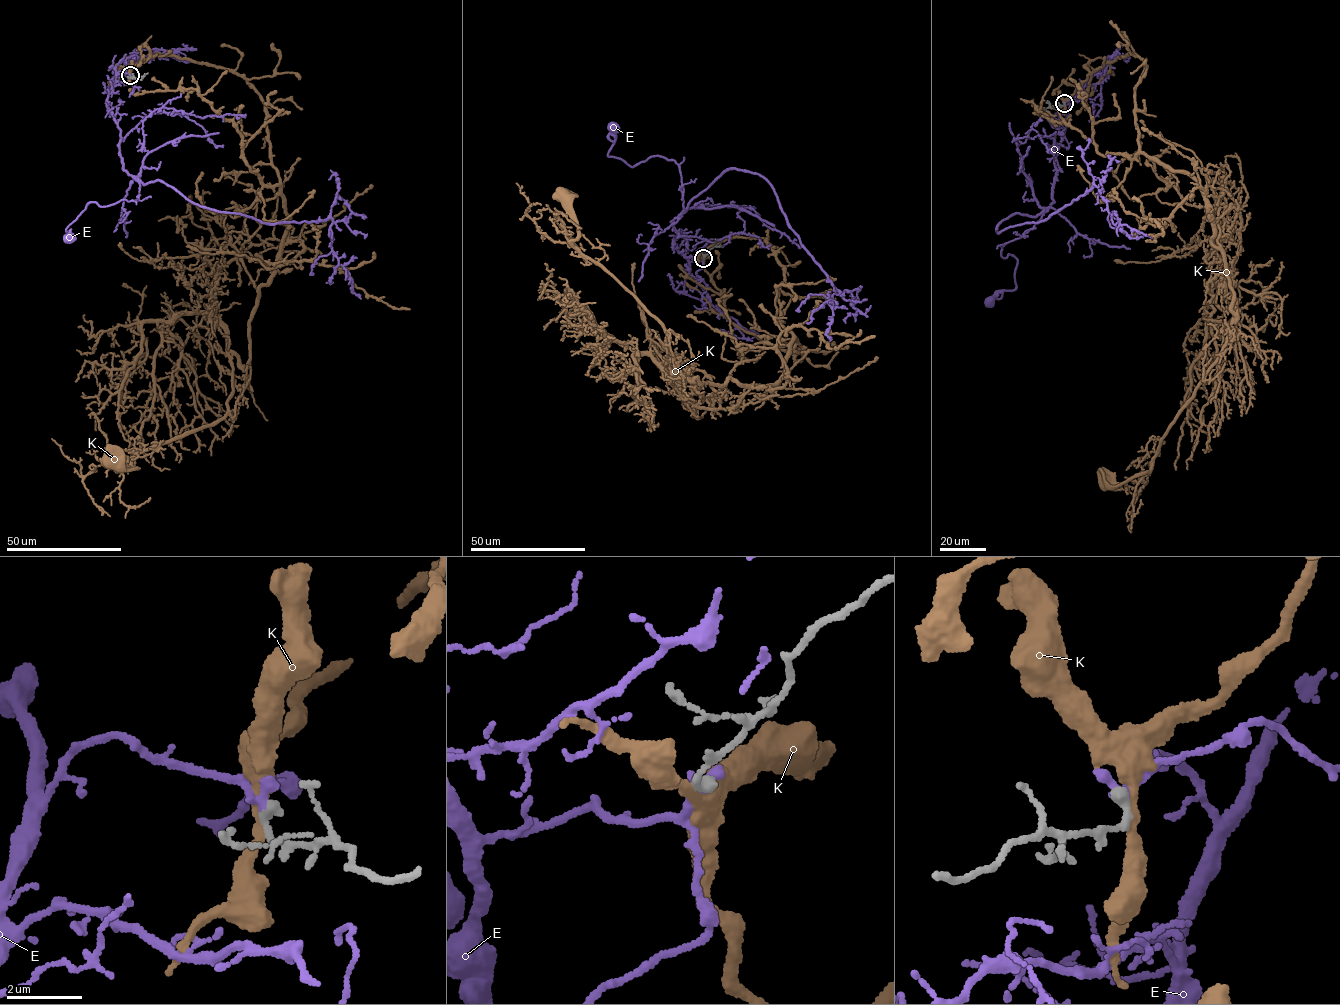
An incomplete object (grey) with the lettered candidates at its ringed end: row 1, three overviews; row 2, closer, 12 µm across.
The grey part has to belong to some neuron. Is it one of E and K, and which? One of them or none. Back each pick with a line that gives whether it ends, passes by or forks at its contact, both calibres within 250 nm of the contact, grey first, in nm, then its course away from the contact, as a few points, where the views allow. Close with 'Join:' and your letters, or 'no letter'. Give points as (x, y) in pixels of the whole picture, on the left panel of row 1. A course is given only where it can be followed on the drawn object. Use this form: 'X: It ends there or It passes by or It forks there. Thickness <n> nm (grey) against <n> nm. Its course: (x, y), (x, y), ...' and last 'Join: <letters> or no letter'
E: It ends there. Thickness 280 nm (grey) against 320 nm. Its course: (130, 75), (119, 71), (107, 105), (120, 130), (123, 169), (140, 195), (88, 203), (66, 229), (69, 237)
Join: E

